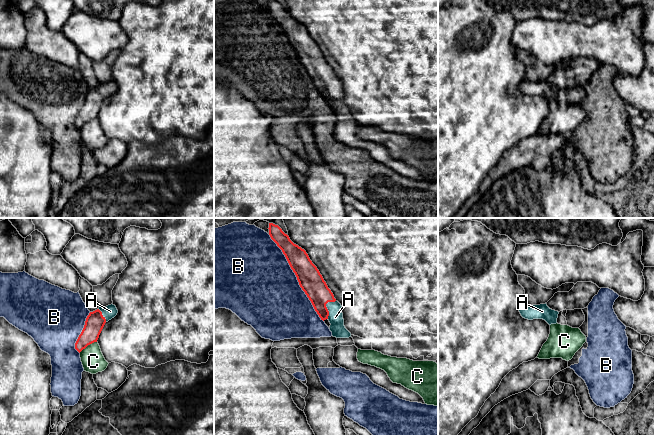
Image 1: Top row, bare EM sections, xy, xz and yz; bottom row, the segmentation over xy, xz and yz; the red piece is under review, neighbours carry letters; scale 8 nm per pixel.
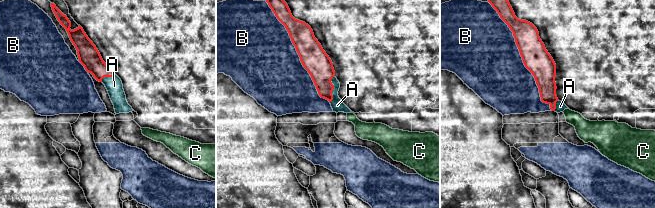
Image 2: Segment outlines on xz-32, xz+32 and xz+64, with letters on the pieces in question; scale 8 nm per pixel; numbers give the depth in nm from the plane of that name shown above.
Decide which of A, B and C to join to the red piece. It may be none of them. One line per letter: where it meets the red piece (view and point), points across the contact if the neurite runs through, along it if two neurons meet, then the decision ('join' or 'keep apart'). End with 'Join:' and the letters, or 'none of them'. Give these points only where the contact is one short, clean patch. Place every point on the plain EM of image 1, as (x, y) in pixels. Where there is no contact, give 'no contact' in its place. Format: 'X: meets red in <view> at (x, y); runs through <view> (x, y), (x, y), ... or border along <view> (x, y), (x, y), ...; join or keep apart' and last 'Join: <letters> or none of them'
A: meets red in xz at (326, 83); runs through xz (311, 57), (326, 83), (335, 93); join
B: meets red in xz at (297, 54); keep apart
C: meets red in xy at (87, 121); keep apart
Join: A

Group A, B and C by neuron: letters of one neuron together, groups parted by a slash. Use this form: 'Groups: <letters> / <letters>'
Groups: A / B / C

